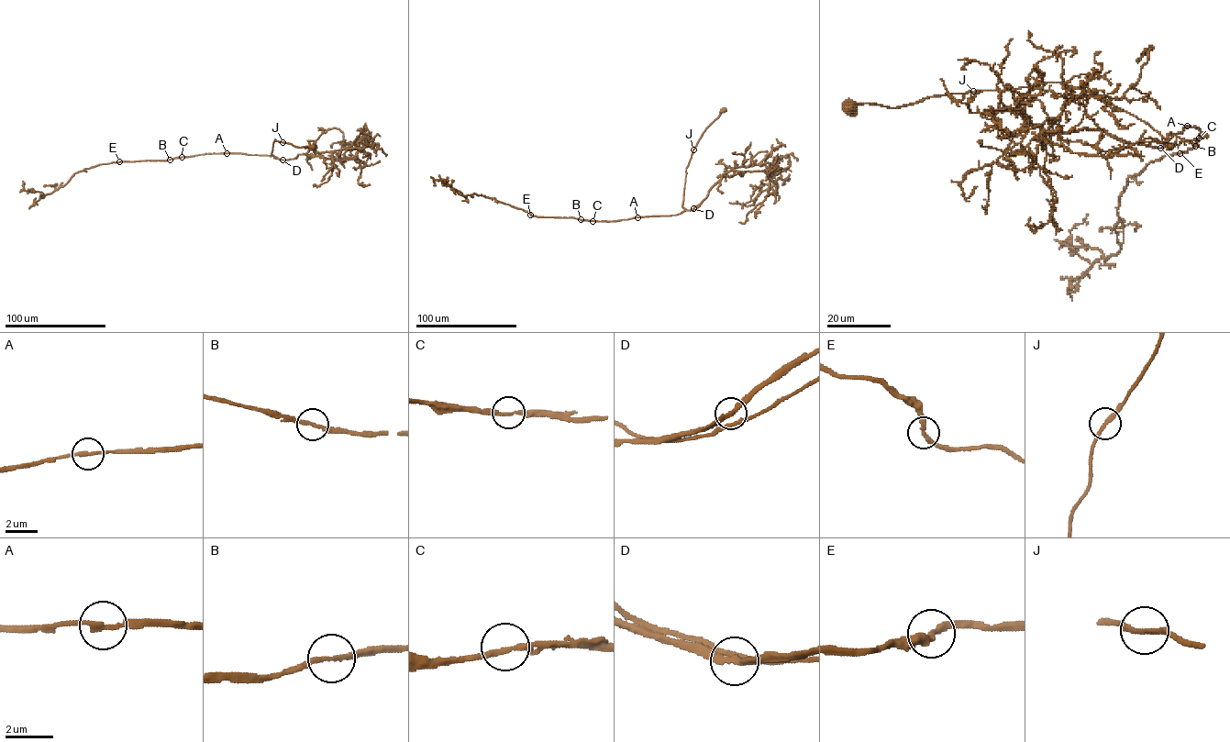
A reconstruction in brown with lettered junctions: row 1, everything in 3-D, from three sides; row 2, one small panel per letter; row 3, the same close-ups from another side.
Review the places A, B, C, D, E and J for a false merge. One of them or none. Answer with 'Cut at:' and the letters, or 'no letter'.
Cut at: no letter

